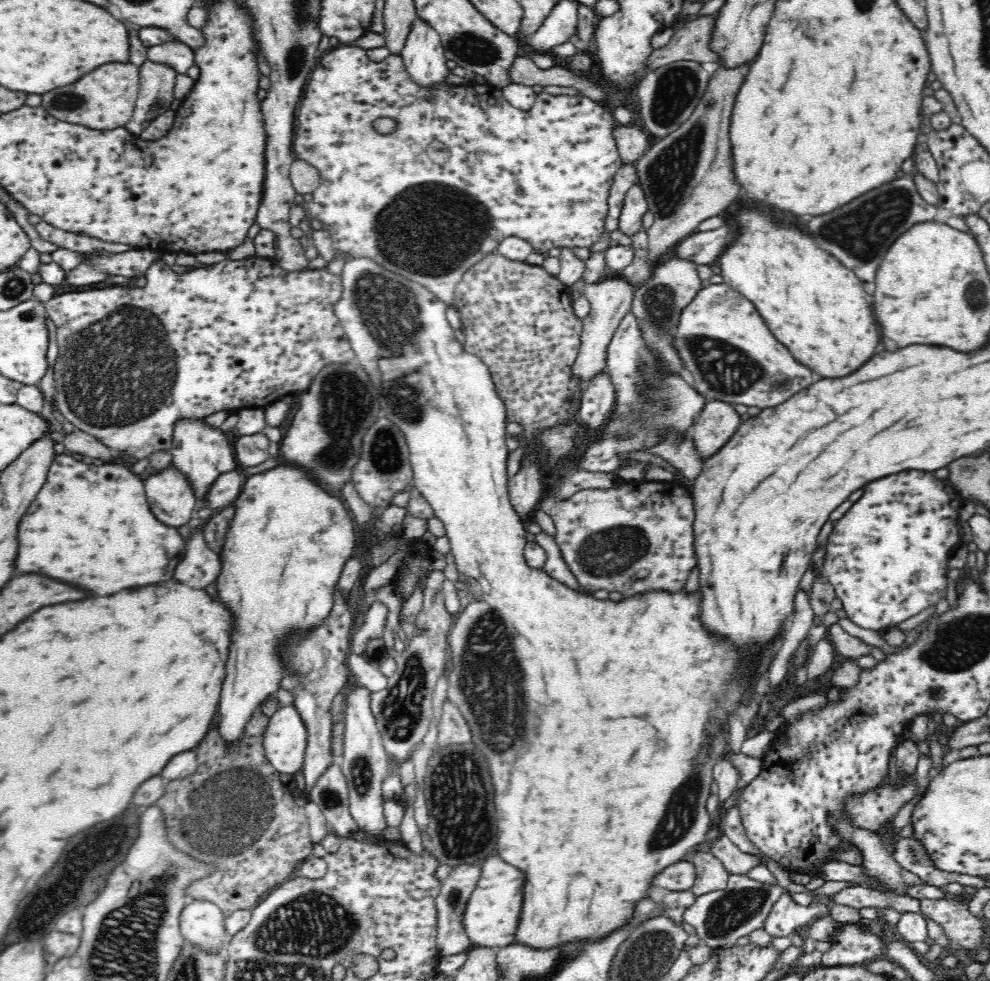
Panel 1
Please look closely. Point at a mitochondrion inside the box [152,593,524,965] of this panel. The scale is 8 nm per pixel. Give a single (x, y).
(227, 812)

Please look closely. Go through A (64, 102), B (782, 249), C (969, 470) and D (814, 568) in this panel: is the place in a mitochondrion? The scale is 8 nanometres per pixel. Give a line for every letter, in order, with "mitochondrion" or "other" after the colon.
A: mitochondrion
B: other
C: mitochondrion
D: other

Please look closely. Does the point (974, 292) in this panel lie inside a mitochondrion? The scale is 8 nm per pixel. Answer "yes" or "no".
yes

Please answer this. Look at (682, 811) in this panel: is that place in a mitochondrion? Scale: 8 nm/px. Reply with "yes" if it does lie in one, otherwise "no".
yes

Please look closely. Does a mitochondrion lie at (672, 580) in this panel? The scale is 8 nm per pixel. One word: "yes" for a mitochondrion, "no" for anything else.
no

